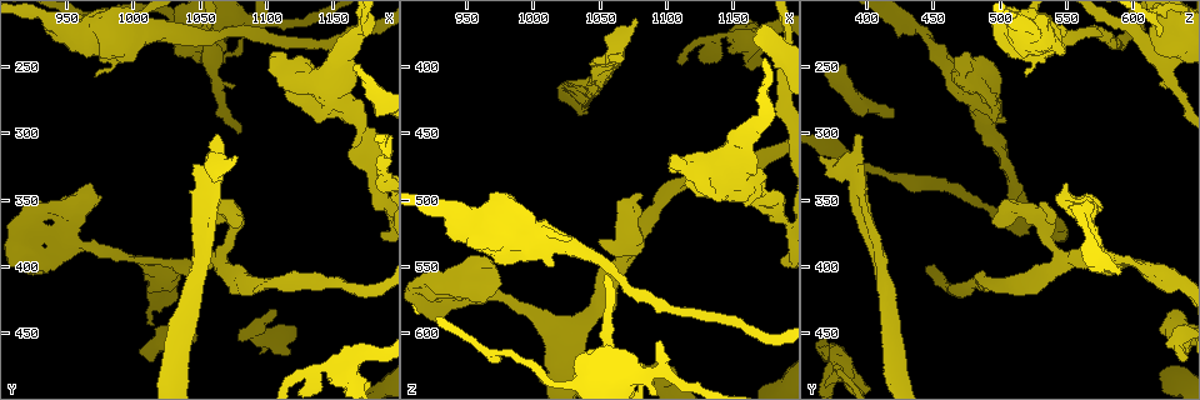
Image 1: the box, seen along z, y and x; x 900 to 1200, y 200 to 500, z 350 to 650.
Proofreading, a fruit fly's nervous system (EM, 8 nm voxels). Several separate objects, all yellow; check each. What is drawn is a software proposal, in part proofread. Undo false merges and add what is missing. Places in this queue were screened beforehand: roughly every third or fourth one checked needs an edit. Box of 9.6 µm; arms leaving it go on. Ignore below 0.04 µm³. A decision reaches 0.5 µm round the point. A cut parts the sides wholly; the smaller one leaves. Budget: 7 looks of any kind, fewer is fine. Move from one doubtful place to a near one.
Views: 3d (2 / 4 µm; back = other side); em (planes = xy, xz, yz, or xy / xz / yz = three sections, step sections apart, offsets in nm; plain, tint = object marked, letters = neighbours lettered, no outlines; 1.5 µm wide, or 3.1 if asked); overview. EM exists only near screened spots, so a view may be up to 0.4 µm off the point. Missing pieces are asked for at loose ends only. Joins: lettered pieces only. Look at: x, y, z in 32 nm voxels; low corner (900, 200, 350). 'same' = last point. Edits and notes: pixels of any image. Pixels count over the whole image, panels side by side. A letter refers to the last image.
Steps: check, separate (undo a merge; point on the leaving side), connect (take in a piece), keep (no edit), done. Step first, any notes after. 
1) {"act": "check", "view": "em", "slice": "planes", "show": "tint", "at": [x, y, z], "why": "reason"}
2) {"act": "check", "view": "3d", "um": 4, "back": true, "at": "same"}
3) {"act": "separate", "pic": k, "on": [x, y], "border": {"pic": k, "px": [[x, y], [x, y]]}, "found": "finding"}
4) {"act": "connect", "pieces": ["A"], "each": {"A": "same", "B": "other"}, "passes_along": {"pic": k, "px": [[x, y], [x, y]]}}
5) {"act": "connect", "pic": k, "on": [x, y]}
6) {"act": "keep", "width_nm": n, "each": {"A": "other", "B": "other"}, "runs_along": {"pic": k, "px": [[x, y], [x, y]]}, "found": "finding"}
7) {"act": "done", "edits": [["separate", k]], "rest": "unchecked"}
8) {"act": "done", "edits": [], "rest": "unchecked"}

{"act": "check", "view": "3d", "um": 2, "at": [1168, 248, 380], "why": "an open end"}

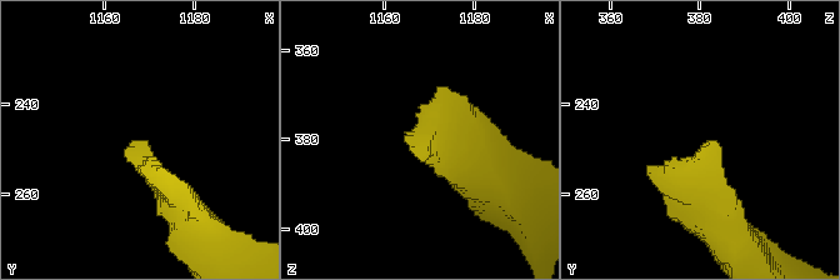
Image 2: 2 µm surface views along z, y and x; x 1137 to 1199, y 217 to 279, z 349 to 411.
{"act": "check", "view": "em", "slice": "xz", "step": 8, "show": "letters", "at": [1168, 249, 381]}

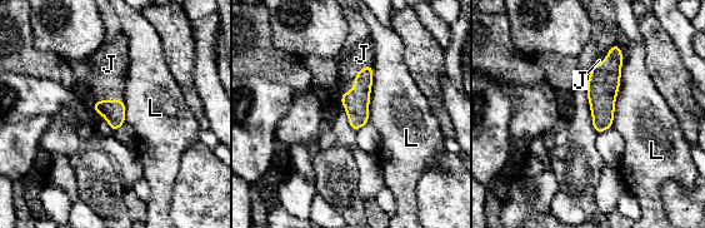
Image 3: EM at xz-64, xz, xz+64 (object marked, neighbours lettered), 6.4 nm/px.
{"act": "check", "view": "em", "slice": "planes", "show": "letters", "at": "same", "why": "another direction"}

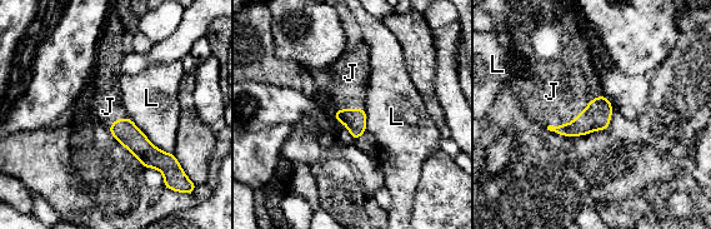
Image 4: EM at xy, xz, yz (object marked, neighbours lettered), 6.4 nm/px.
{"act": "connect", "pic": 4, "on": [551, 91], "each": {"J": "same", "L": "other"}, "passes_along": {"pic": 4, "px": [[596, 115], [577, 115], [551, 91]]}, "found": "the neuron continues"}

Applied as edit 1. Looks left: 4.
{"act": "check", "view": "overview"}

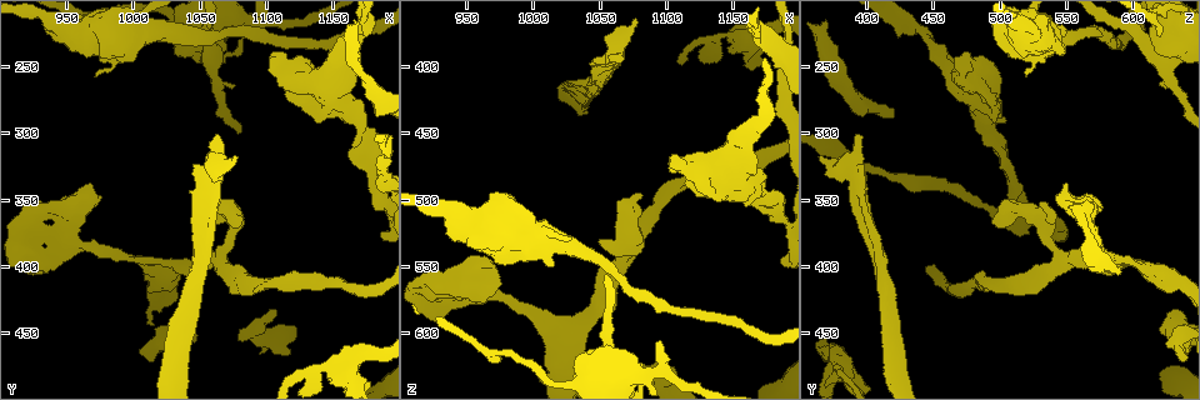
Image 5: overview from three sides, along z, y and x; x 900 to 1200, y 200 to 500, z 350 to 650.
{"act": "check", "view": "em", "slice": "planes", "show": "letters", "at": [1174, 302, 498], "why": "thick turns thin"}

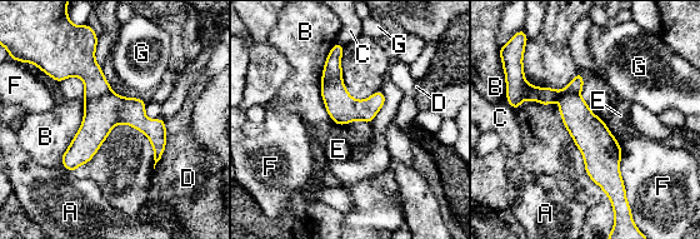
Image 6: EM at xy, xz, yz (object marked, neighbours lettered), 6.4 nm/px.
{"act": "separate", "pic": 6, "on": [100, 115], "each": {"A": "other", "B": "other", "C": "other", "D": "other", "E": "other", "F": "other", "G": "other"}, "part_leaving": {"pic": 6, "px": [[568, 96], [599, 147], [616, 198]]}, "found": "two neurons meet here"}

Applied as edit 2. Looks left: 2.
{"act": "check", "view": "overview", "why": "see it whole again"}

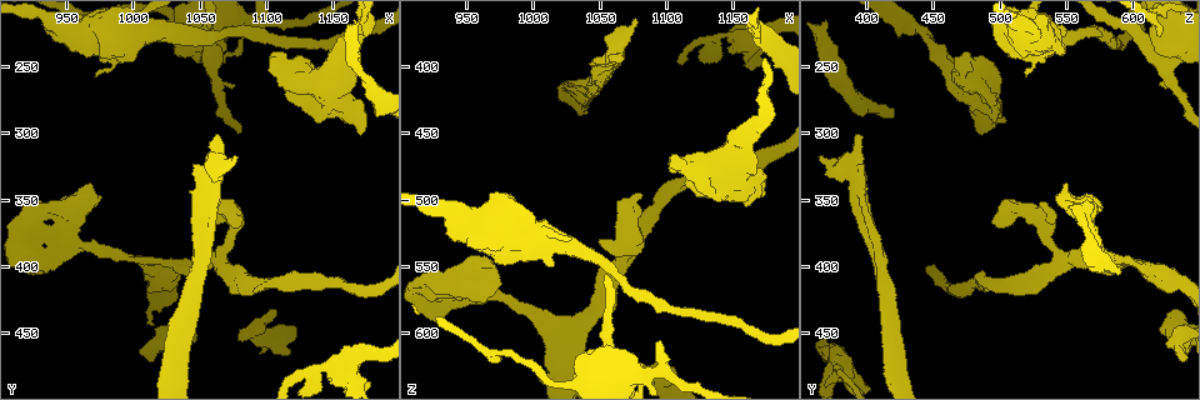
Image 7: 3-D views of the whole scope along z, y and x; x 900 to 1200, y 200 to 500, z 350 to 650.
{"act": "check", "view": "em", "slice": "planes", "show": "letters", "at": [970, 224, 496], "why": "thick end"}

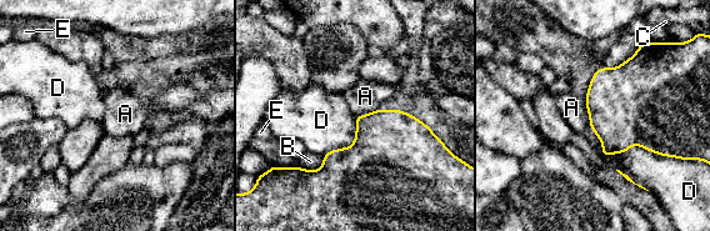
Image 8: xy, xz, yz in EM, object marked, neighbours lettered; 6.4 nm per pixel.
{"act": "keep", "each": {"A": "other", "B": "other", "C": "other", "D": "other", "E": "other"}, "border": {"pic": 8, "px": [[605, 155], [640, 145], [668, 157]]}, "found": "none of them fits"}

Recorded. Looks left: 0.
{"act": "done", "edits": [["connect", 4], ["separate", 6]], "rest": "unchecked"}

